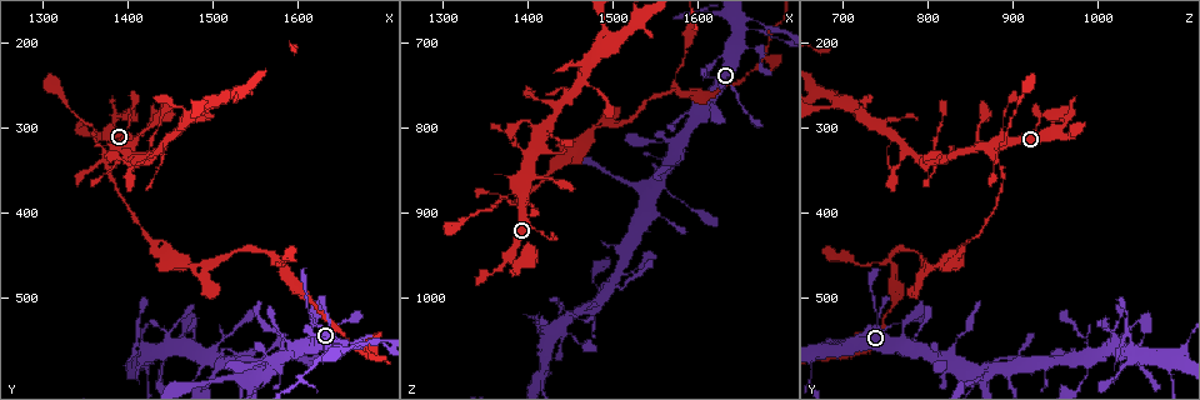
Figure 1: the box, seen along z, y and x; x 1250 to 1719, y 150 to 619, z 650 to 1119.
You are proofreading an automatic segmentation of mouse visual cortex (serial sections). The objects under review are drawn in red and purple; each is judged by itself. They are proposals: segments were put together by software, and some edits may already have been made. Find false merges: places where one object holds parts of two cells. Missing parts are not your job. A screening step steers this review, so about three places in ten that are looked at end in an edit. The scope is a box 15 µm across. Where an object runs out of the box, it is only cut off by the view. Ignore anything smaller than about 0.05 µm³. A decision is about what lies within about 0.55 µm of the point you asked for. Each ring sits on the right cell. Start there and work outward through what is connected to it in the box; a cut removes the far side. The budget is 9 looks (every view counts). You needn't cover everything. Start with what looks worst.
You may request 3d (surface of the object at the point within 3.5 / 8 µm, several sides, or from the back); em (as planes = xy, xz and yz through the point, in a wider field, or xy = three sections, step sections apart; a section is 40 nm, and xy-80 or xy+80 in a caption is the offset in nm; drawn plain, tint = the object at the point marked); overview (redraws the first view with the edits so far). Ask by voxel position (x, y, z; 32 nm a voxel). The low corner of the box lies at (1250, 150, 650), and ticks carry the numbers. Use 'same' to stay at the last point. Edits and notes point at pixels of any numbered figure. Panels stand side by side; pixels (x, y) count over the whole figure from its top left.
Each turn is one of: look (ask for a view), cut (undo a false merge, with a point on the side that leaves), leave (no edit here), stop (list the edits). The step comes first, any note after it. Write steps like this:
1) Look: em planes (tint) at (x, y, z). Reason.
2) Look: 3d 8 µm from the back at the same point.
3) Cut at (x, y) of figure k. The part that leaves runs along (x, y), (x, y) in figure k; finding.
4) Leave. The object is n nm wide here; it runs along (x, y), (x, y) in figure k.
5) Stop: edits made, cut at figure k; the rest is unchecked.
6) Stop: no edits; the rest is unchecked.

Look: 3d 3.5 µm at (1495, 565, 990). A narrow waist.

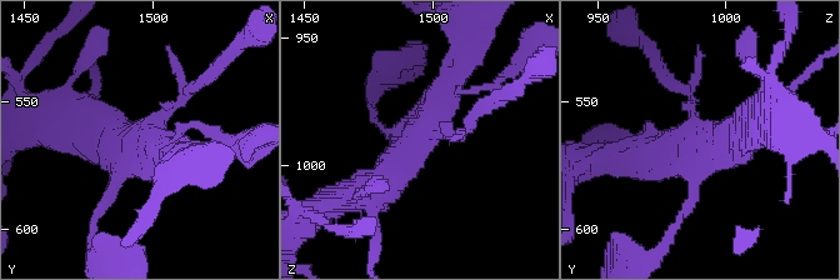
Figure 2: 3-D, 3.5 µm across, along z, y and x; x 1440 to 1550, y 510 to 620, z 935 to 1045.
Look: em xy step 3 (tint) at (1495, 566, 987). Need the tissue.

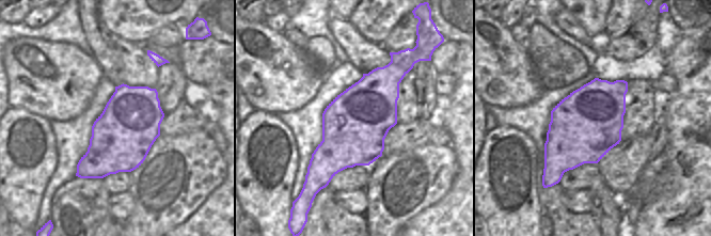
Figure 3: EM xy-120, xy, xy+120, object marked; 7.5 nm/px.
Leave. It runs along (459, 68), (428, 129), (370, 193) in figure 2; all the same cell.

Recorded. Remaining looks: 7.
Look: 3d 3.5 µm at (1450, 540, 1020). Abrupt turn.

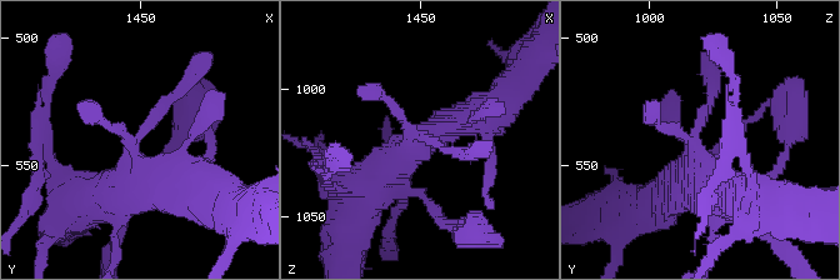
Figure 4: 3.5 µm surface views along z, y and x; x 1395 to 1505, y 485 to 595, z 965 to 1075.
Look: em xy step 5 (tint) at (1448, 541, 1019). Shape alone is not enough.

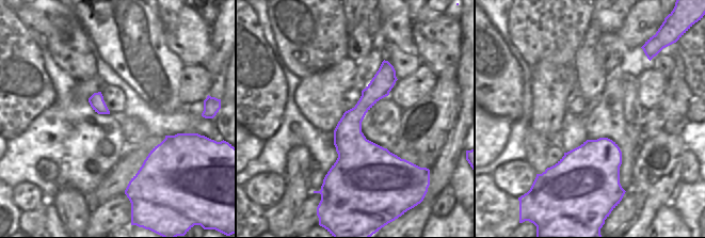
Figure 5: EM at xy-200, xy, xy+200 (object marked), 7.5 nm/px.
Leave. It runs along (385, 63), (351, 120), (347, 189) in figure 5; one cell here.

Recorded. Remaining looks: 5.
Look: 3d 3.5 µm at (1395, 320, 875).

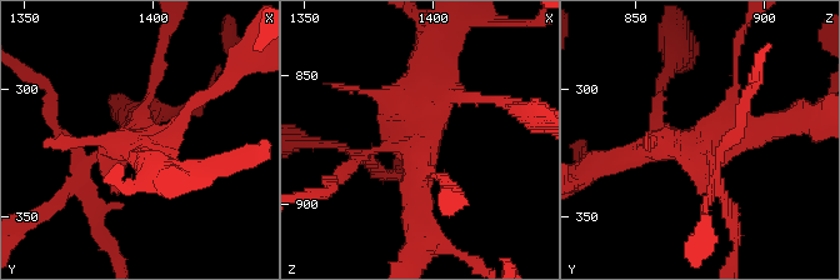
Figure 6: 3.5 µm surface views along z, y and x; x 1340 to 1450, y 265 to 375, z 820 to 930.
Look: em xy step 3 (tint) at (1391, 323, 879). Now the EM.

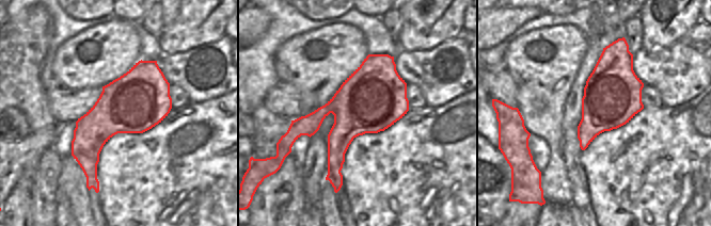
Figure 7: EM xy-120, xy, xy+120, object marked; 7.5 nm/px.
Cut at (396, 173) of figure 6. The object is 500 nm wide here; the part that leaves runs along (369, 154), (380, 176), (400, 170) in figure 6; a second cell is stuck on.

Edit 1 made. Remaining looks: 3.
Stop: edits made, cut at figure 6; the rest is unchecked.

